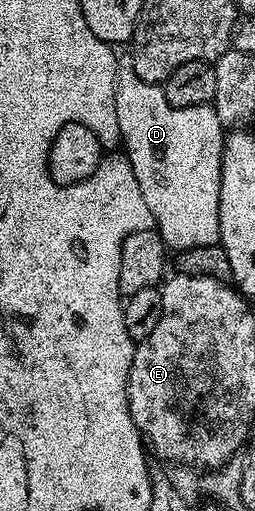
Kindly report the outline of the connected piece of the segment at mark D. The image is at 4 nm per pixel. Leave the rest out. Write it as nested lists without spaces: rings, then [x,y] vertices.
[[[124,55],[119,58],[117,67],[116,110],[123,152],[130,167],[134,167],[134,179],[138,179],[138,187],[142,187],[142,199],[146,199],[146,207],[150,207],[152,224],[165,246],[179,251],[220,244],[218,199],[226,129],[220,124],[215,108],[211,104],[181,109],[170,107],[163,88],[138,79],[131,56]]]

